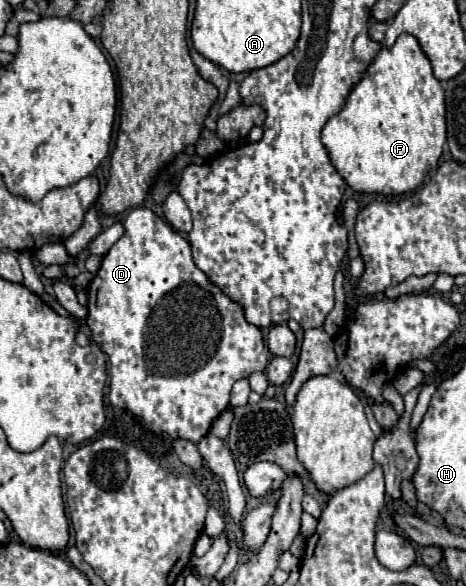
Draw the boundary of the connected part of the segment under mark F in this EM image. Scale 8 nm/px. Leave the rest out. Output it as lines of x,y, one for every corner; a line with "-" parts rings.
401,34
391,48
377,52
363,78
351,88
345,106
327,120
321,132
321,142
345,182
353,190
377,194
405,194
417,188
439,162
445,138
445,92
413,34

